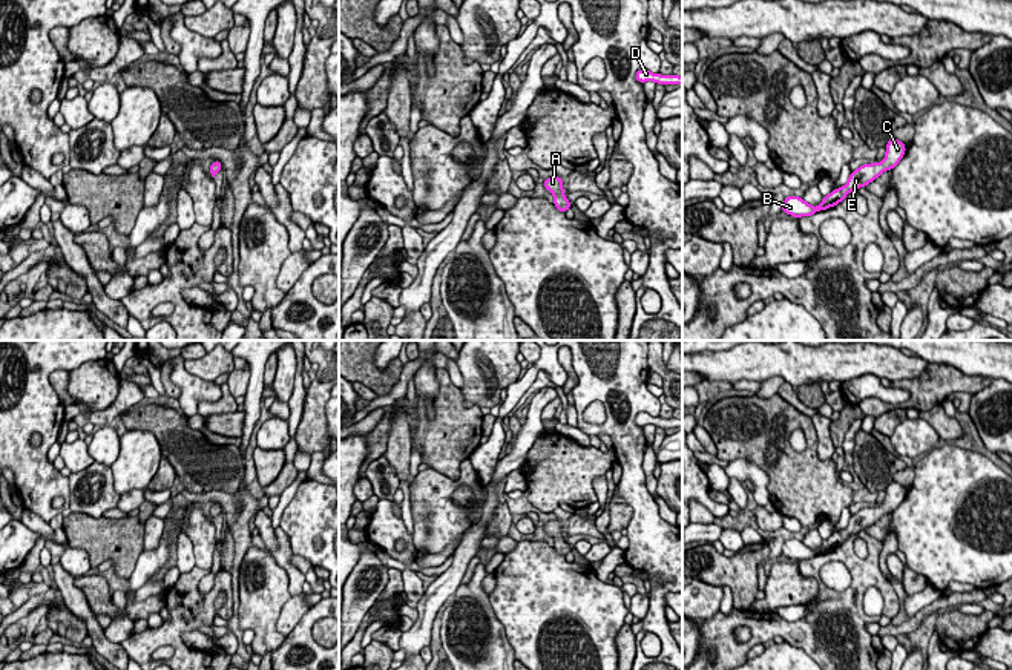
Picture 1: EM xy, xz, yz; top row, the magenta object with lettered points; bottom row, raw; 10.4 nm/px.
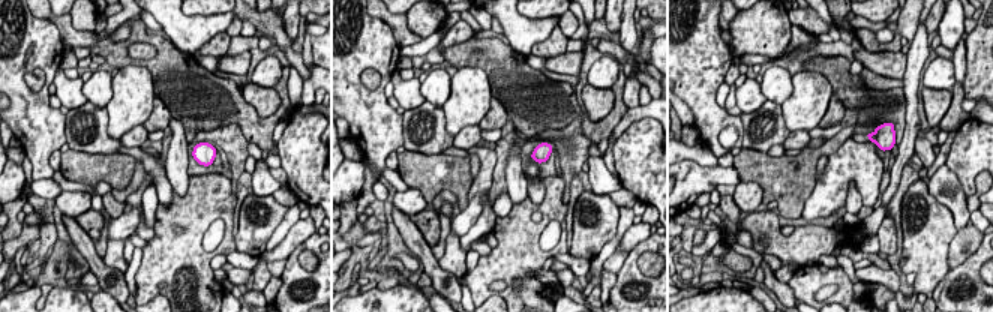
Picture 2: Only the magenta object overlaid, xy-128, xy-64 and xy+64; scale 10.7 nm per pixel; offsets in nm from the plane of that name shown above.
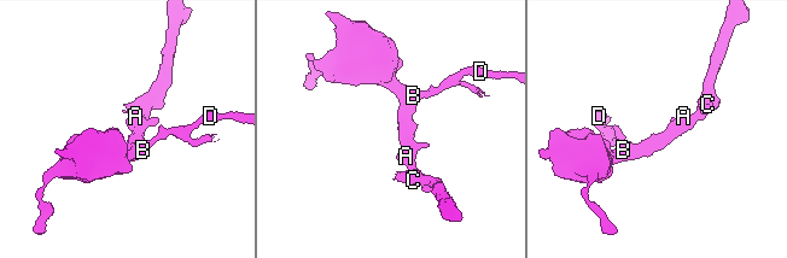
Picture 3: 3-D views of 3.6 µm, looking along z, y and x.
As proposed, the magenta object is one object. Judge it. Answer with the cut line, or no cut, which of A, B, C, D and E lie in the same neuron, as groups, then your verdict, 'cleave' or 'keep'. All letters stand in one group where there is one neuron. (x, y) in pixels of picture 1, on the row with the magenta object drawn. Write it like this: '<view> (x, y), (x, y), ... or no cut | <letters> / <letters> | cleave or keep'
no cut | A B C D E | keep

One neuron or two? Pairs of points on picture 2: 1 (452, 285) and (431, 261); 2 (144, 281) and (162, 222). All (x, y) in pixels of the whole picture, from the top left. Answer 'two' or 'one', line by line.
1: one
2: one

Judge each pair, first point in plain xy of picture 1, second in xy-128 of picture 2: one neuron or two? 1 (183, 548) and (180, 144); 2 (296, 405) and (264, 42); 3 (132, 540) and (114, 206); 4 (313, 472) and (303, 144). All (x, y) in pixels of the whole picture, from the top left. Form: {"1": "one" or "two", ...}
{"1": "one", "2": "two", "3": "two", "4": "two"}

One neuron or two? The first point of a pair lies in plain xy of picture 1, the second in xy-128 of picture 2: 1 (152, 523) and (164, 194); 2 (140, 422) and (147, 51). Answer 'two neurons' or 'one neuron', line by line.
1: two neurons
2: two neurons

